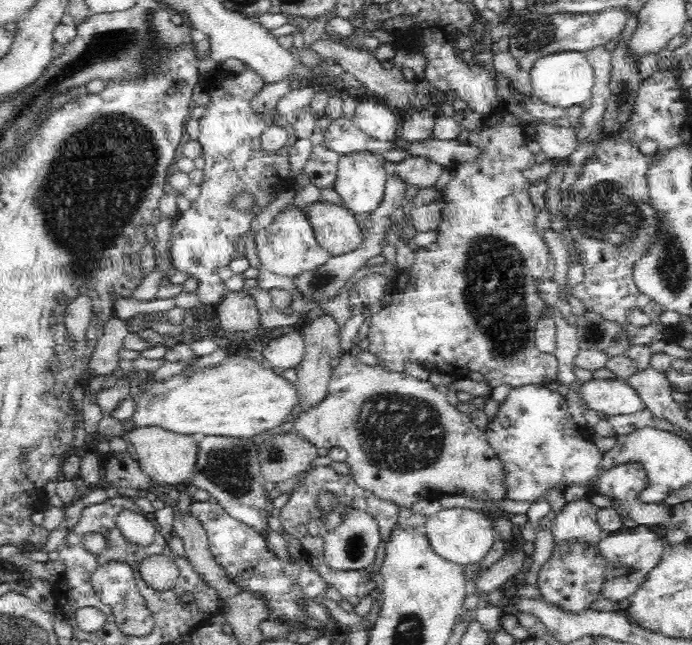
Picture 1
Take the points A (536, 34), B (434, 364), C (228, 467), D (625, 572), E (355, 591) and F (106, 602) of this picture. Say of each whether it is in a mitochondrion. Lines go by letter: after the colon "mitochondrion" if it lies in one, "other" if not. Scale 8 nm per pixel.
A: mitochondrion
B: other
C: mitochondrion
D: mitochondrion
E: other
F: other

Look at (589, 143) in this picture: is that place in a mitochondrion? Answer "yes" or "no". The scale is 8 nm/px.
no

